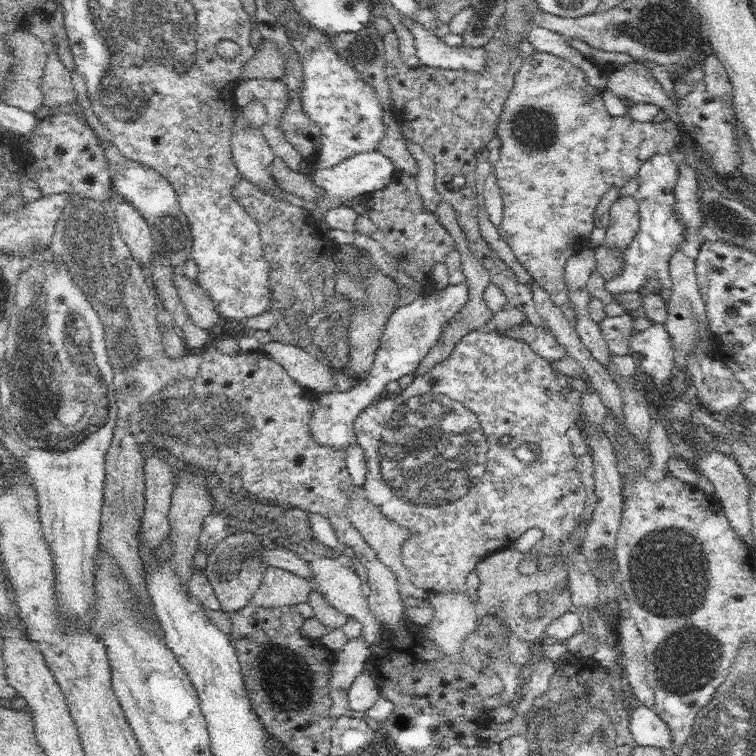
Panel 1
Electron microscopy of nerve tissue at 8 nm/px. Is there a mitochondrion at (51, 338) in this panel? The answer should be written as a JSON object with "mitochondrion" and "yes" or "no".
{"mitochondrion":"yes"}

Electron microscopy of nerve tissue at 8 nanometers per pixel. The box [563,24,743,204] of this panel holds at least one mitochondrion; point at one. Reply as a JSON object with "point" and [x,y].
{"point":[648,112]}

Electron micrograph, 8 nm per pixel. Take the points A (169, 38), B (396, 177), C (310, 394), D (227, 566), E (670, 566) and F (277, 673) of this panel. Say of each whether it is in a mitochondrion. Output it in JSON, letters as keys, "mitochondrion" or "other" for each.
{"A":"mitochondrion","B":"other","C":"other","D":"mitochondrion","E":"mitochondrion","F":"mitochondrion"}

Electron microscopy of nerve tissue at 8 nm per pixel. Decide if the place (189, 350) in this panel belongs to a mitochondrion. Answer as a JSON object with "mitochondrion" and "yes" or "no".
{"mitochondrion":"no"}

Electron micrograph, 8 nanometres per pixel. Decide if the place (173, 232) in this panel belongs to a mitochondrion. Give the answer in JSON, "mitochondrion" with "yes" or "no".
{"mitochondrion":"yes"}

